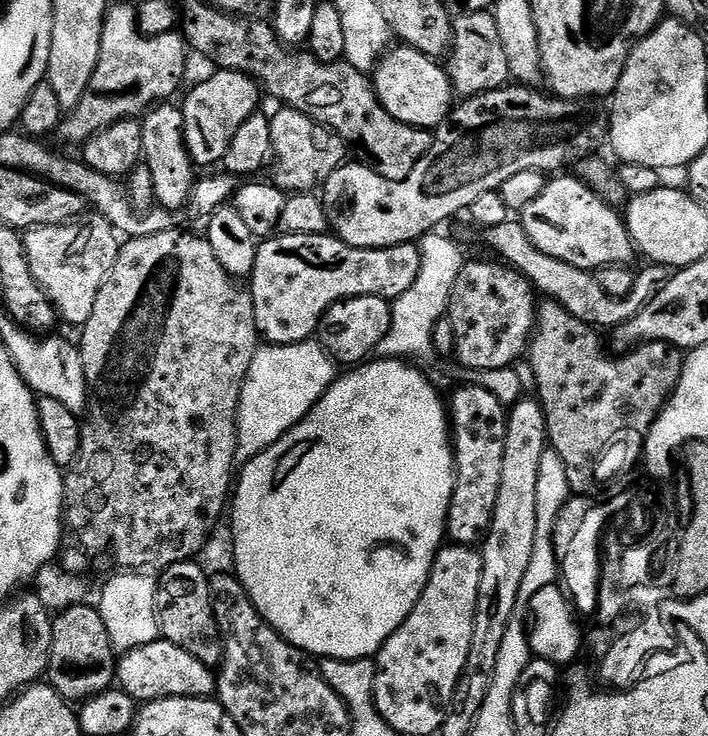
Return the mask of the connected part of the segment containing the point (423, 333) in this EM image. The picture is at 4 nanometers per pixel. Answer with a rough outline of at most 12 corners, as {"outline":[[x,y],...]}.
{"outline":[[448,236],[419,241],[414,286],[392,306],[382,360],[433,355],[466,257]]}

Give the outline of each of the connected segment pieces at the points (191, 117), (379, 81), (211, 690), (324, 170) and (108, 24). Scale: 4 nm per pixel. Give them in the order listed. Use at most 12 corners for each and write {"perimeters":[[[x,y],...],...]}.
{"perimeters":[[[213,71],[182,101],[193,165],[216,164],[262,88]],[[393,47],[374,69],[384,109],[435,130],[454,107],[448,73]],[[163,638],[123,653],[119,691],[137,702],[212,698],[218,676]],[[293,108],[271,113],[279,187],[316,187],[345,163],[342,137]],[[136,8],[104,15],[95,90],[63,121],[83,145],[173,99],[190,49],[144,36]]]}

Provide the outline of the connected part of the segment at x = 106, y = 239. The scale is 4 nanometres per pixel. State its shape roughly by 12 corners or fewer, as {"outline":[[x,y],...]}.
{"outline":[[106,217],[23,233],[59,319],[94,314],[122,247]]}

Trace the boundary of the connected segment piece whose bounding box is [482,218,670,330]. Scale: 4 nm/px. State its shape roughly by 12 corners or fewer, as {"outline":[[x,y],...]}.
{"outline":[[519,219],[483,229],[499,259],[537,293],[597,330],[634,318],[668,285],[669,269],[639,269],[610,298],[589,269],[542,254]]}

